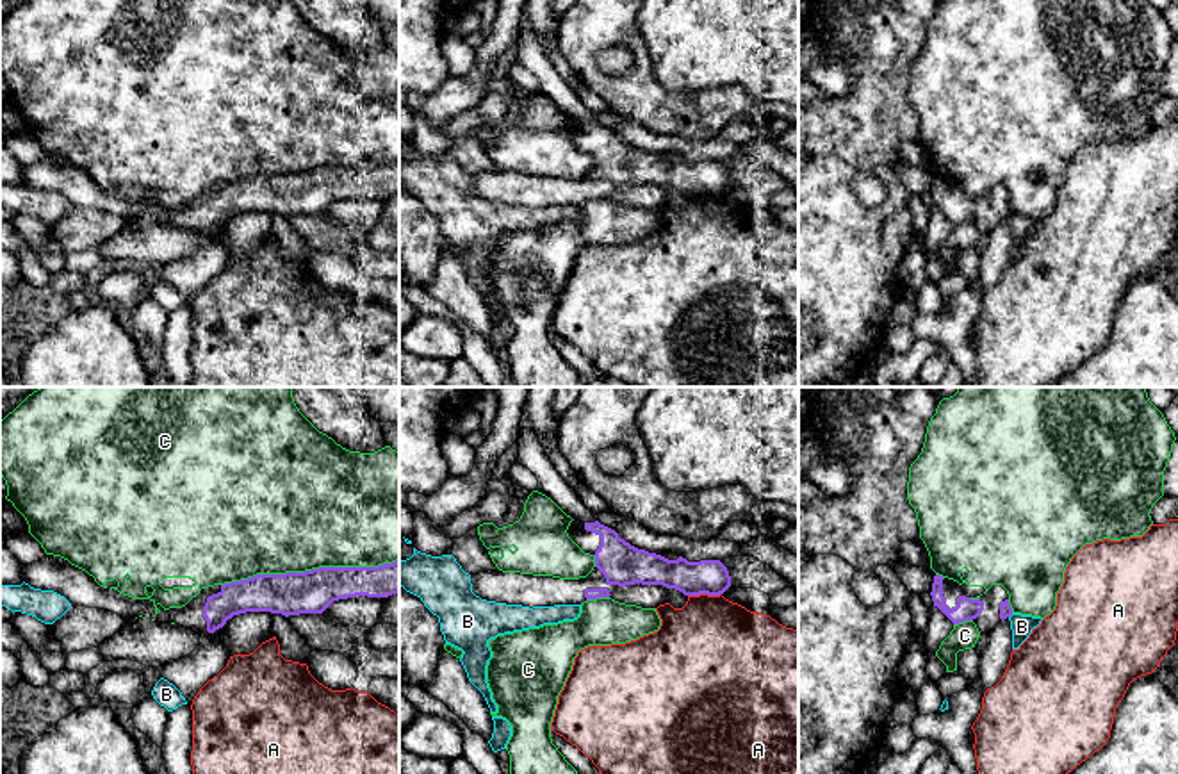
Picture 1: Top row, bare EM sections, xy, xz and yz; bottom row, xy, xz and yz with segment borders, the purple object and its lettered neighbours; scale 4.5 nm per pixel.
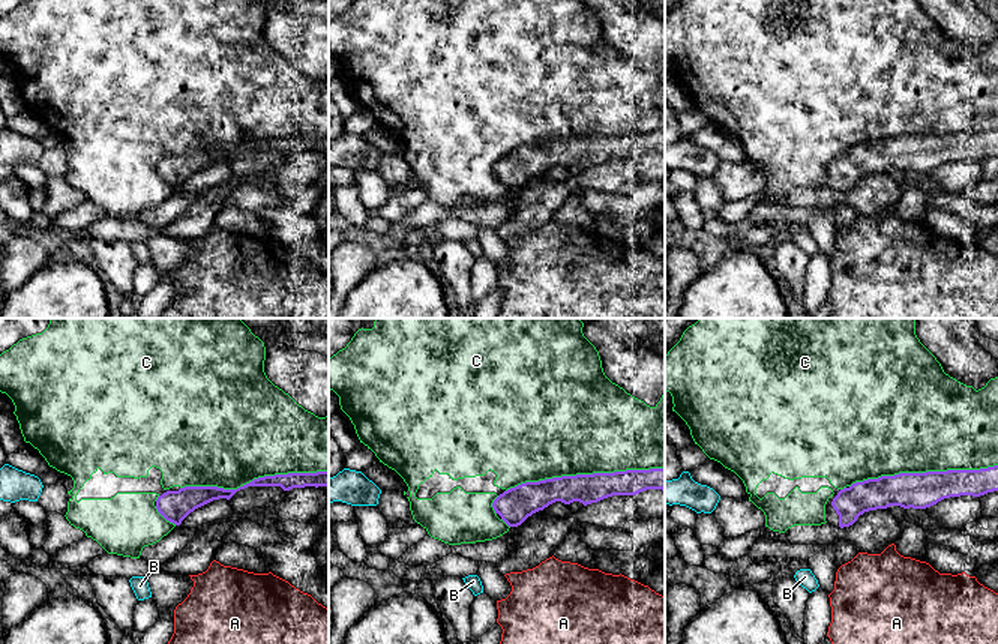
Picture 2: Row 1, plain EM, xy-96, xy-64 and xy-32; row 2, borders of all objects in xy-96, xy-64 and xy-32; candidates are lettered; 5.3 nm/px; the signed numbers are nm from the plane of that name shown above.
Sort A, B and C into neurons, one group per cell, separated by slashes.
A / B / C

